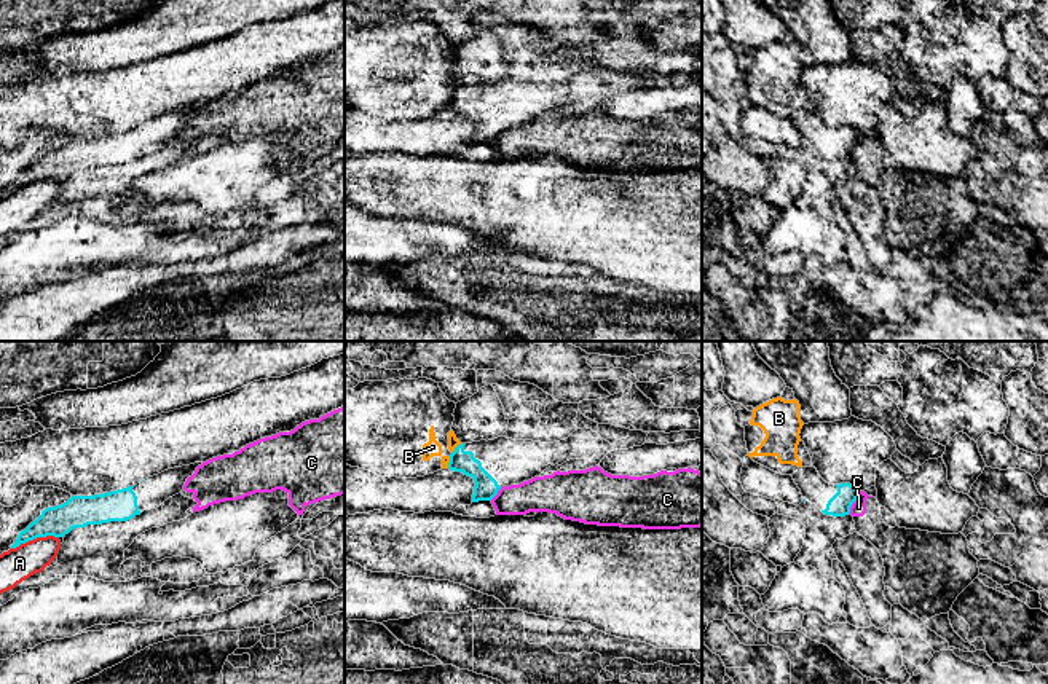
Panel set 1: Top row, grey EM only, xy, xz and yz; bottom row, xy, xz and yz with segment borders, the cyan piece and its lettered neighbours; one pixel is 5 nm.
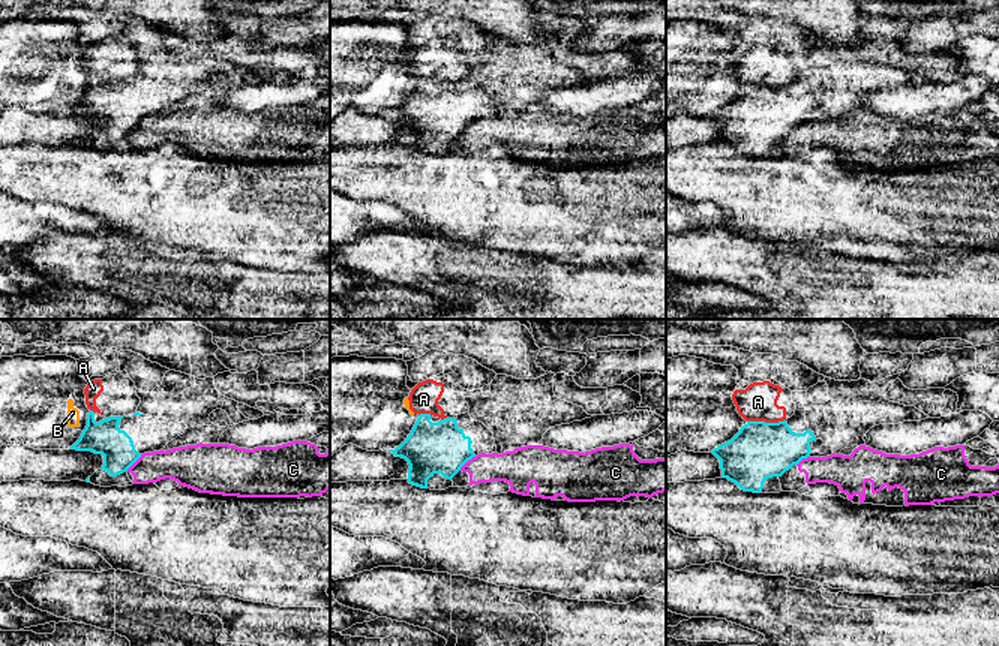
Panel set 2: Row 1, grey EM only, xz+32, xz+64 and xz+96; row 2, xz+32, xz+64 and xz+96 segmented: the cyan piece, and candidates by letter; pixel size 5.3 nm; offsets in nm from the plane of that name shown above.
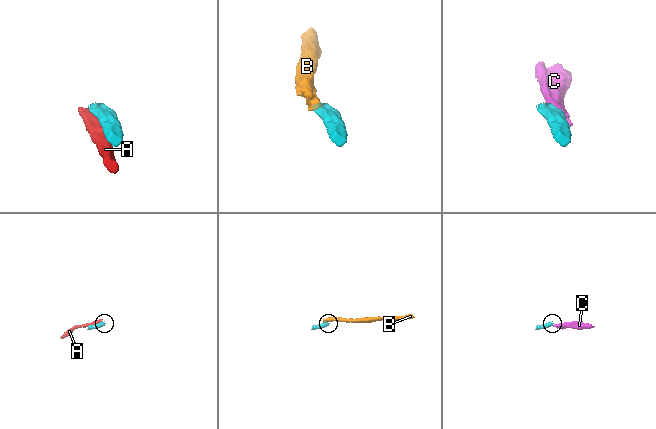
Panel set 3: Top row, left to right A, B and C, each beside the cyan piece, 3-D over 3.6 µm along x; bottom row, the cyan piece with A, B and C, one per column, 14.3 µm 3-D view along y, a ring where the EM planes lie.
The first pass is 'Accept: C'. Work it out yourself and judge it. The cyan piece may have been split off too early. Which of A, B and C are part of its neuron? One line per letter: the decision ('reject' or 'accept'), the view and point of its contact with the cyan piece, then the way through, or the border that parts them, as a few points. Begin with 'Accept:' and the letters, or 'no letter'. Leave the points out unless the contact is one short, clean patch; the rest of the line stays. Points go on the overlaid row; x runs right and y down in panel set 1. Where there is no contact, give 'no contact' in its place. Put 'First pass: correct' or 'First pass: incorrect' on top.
First pass: incorrect
Accept: no letter
A: reject; meets cyan in xy at (34, 538)
B: reject; meets cyan in xz at (449, 463); border along xz (450, 456), (447, 467)
C: reject; meets cyan in yz at (854, 501); border along yz (860, 491), (849, 512)

